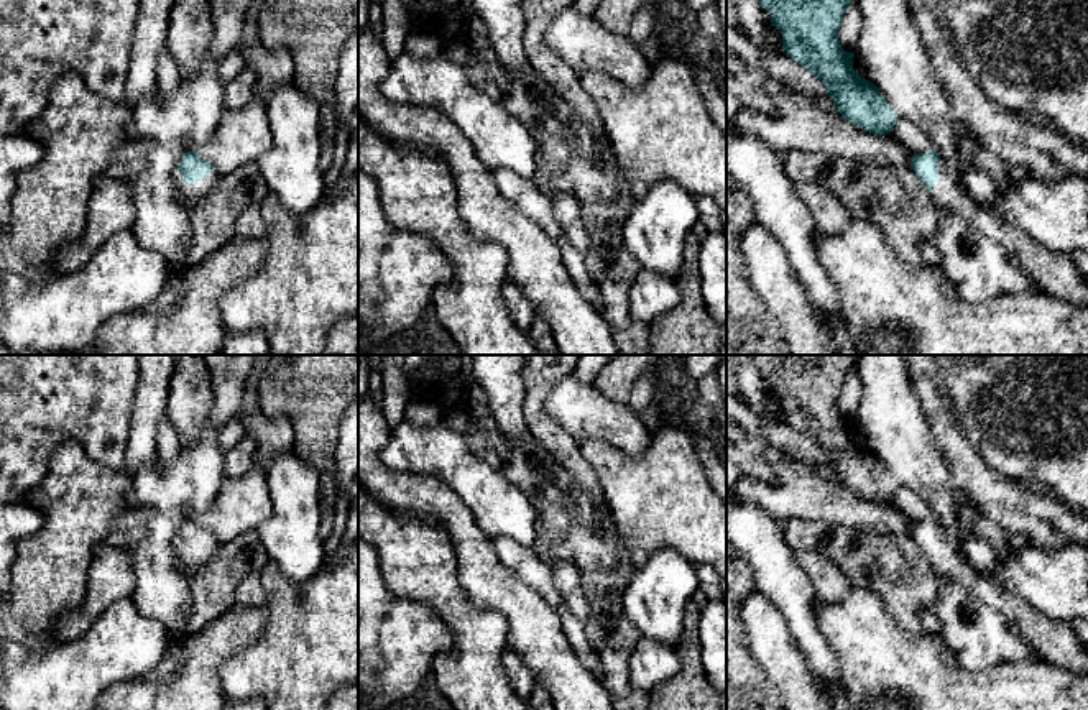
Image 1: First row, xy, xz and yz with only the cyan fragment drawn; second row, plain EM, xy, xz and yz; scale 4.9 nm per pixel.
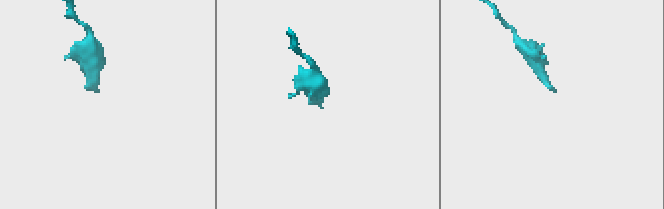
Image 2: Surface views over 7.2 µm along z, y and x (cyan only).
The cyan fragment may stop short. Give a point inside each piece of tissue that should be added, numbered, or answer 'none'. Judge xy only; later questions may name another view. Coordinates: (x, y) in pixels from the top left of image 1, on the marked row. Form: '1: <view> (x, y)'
1: xy (189, 193)

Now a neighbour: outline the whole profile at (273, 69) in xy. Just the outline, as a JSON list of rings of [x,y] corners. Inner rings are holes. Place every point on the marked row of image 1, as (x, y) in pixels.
[[[260,41],[250,46],[240,46],[245,66],[256,74],[255,97],[265,104],[270,94],[289,82],[294,77],[294,61],[288,49],[268,49]]]

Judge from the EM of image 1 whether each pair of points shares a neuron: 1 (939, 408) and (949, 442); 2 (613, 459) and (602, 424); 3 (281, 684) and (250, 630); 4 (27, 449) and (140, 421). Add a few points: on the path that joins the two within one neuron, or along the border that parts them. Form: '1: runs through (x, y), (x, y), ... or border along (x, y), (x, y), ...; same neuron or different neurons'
1: runs through (940, 416), (947, 434); same neuron
2: border along (580, 442), (603, 439), (633, 456), (646, 449); different neurons
3: border along (265, 605), (267, 625), (263, 631), (225, 661); different neurons
4: border along (138, 385), (133, 395), (125, 461); different neurons

